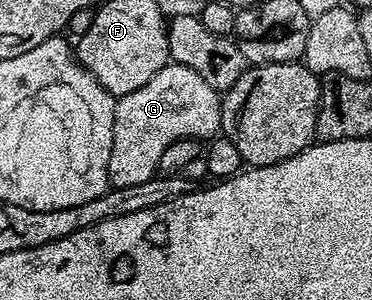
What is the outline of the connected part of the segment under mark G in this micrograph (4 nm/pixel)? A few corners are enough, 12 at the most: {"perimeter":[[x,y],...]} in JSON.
{"perimeter":[[166,64],[116,97],[109,182],[158,175],[171,142],[221,132],[222,93]]}

